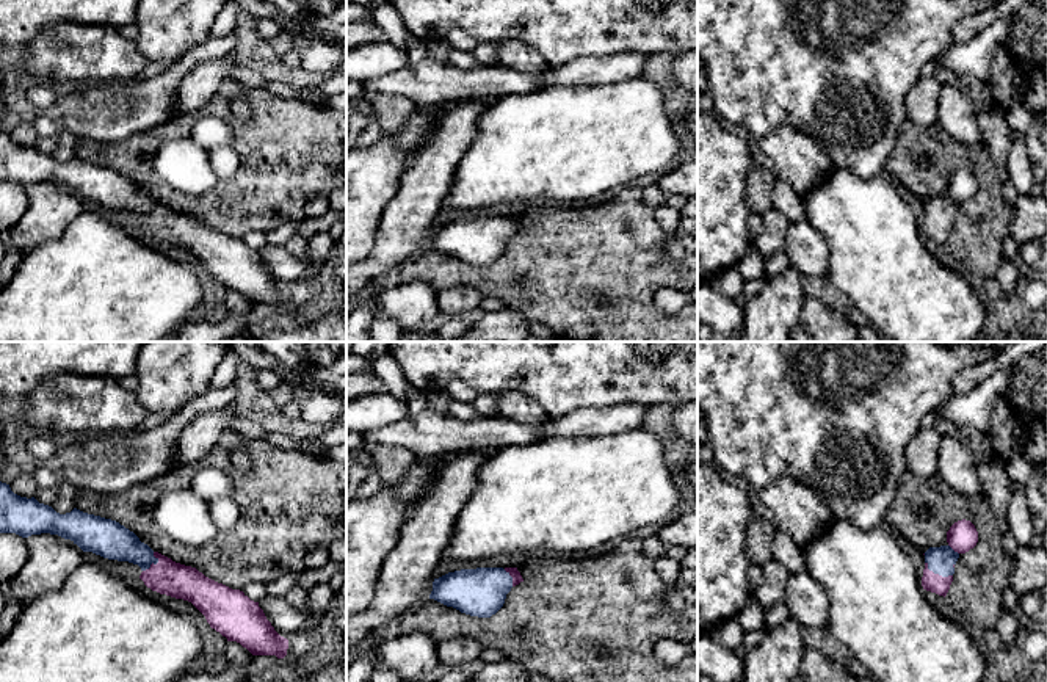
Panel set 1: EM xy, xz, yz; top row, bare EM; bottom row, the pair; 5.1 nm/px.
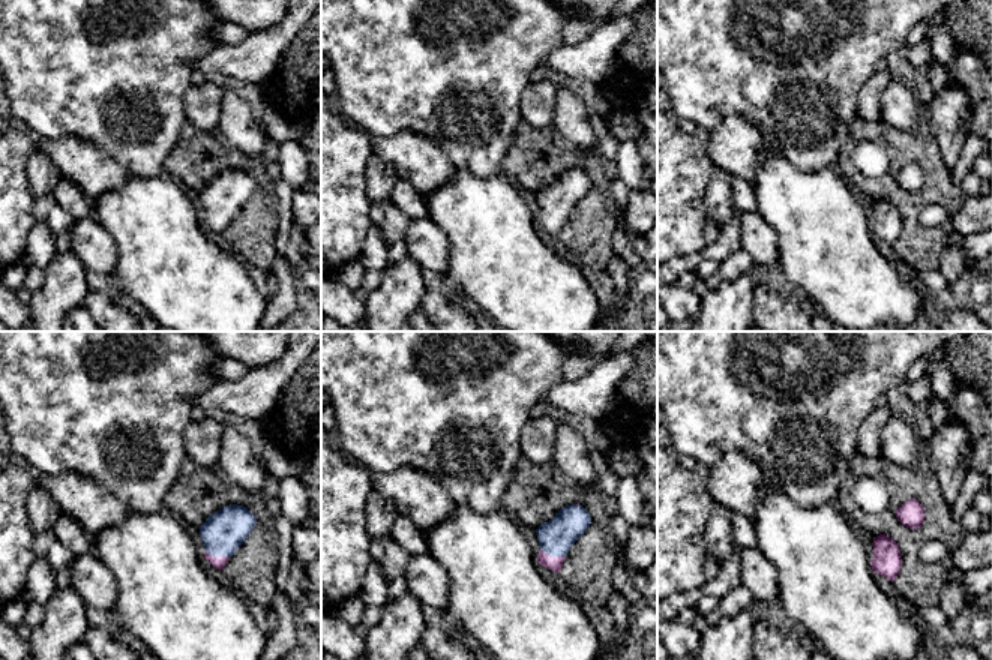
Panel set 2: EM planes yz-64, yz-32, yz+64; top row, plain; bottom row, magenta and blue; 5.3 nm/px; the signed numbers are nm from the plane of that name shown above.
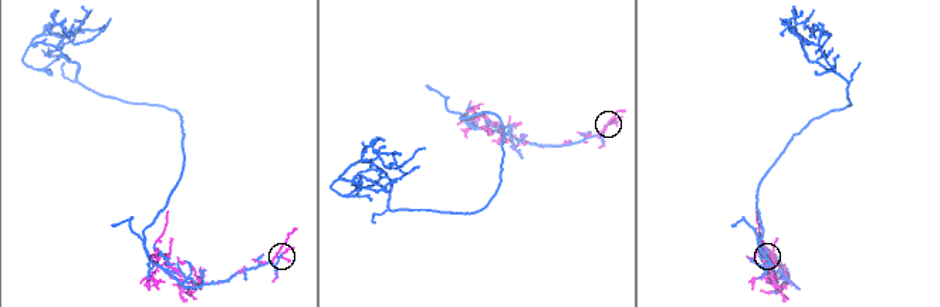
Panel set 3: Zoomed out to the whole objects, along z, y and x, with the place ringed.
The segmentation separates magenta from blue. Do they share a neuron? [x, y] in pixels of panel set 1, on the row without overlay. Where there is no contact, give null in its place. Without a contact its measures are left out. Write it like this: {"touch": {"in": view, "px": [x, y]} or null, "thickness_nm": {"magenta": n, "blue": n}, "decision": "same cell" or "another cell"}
{"touch": {"in": "yz", "px": [938, 223]}, "thickness_nm": {"magenta": 100, "blue": 140}, "decision": "same cell"}

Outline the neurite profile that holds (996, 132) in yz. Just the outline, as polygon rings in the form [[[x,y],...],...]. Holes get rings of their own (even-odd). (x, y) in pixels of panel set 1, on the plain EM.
[[[997,103],[994,108],[981,107],[978,110],[978,122],[983,141],[992,155],[997,176],[1005,182],[1008,179],[1008,155],[1014,143],[1013,130],[1006,122],[1006,110]]]

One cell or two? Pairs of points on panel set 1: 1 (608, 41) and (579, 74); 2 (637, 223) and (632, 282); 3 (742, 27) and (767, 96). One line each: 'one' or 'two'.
1: two
2: one
3: one

